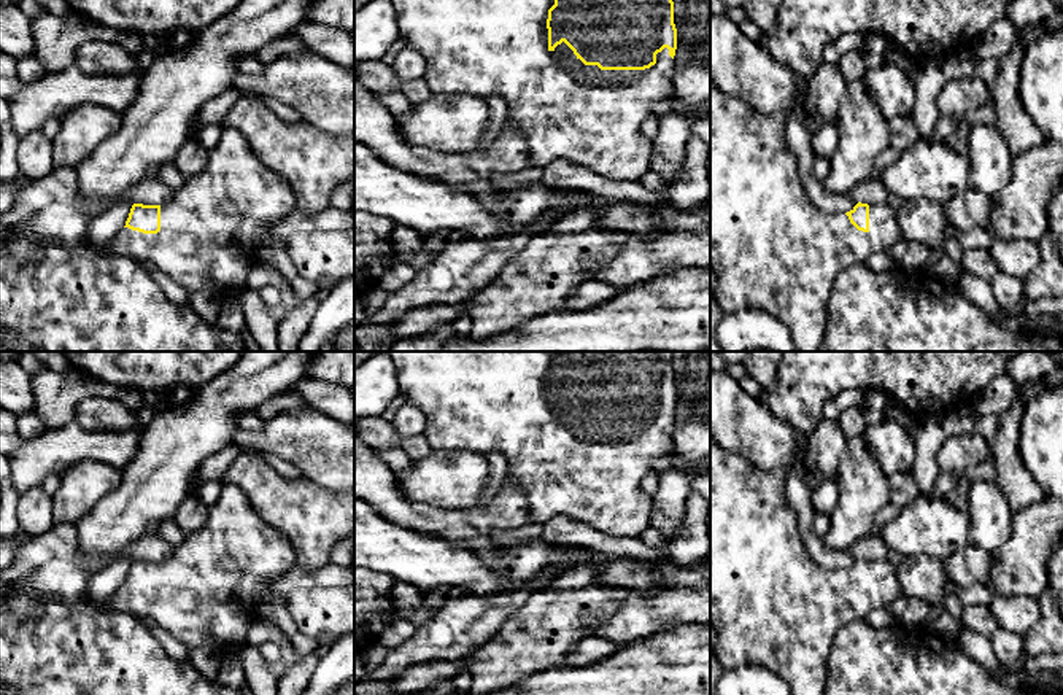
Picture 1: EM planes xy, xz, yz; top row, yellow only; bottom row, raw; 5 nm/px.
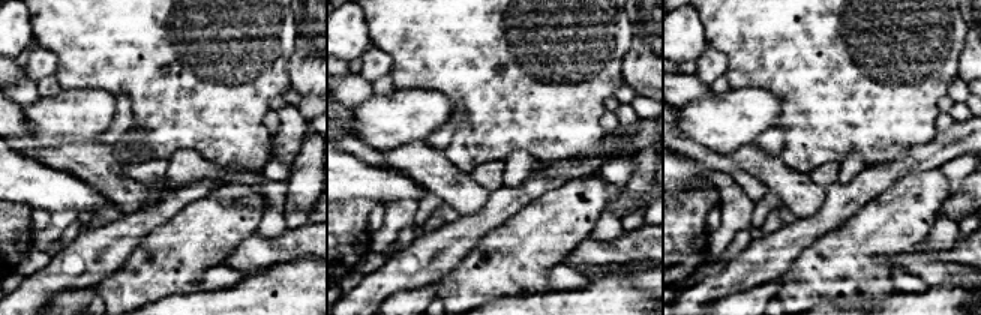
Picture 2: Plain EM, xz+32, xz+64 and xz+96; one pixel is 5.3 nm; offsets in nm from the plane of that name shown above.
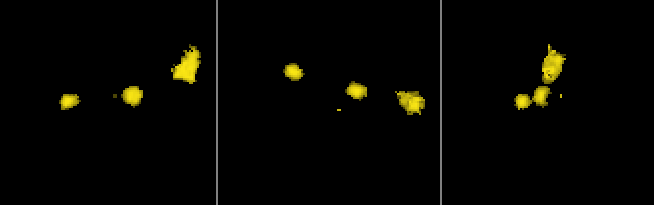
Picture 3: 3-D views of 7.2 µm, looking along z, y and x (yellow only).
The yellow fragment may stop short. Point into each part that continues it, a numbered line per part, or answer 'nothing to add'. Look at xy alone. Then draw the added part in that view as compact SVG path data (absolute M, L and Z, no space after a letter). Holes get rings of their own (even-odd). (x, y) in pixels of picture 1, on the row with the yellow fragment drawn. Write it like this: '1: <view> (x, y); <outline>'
1: xy (208, 237); M222 127L218 145L208 149L205 169L186 178L173 199L160 205L160 231L143 234L122 227L100 251L151 262L186 291L207 291L226 299L248 289L259 237L272 235L273 226L294 208L296 196L288 181L257 159L237 129Z

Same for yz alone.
1: yz (771, 248); M710 80L710 269L717 274L715 297L725 313L766 310L788 328L798 351L818 351L828 323L828 297L837 275L901 239L895 208L888 204L869 205L868 232L858 231L845 213L815 207L787 143L787 118L761 113L742 99L725 94Z

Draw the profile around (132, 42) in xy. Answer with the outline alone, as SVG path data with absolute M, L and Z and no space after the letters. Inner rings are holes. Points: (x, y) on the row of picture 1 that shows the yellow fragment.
M40 13L29 19L37 43L37 60L44 73L54 73L75 64L75 52L84 43L99 40L126 48L138 54L145 49L145 35L121 32L91 22L86 17L65 19Z

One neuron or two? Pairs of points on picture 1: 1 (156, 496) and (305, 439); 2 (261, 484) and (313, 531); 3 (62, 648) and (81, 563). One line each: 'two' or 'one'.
1: two
2: one
3: two

